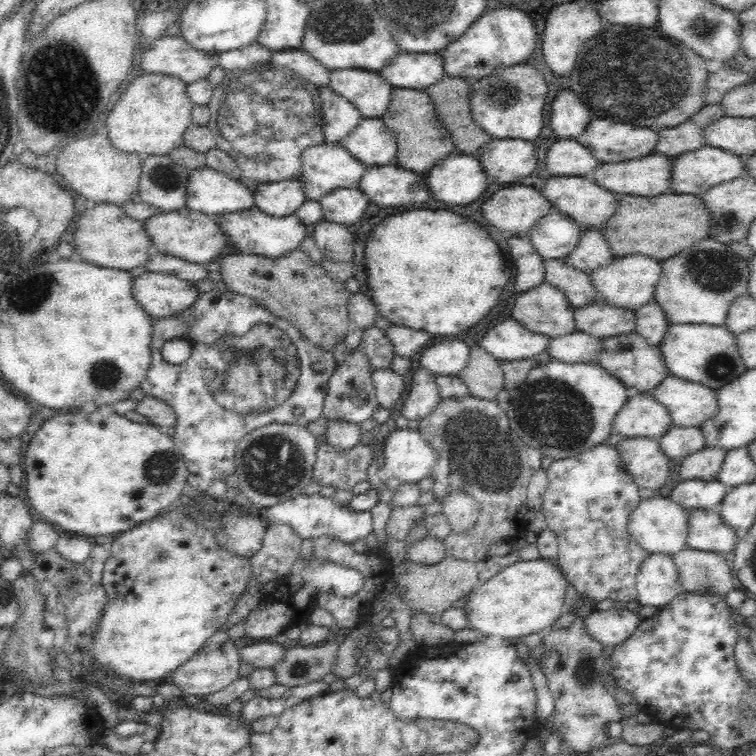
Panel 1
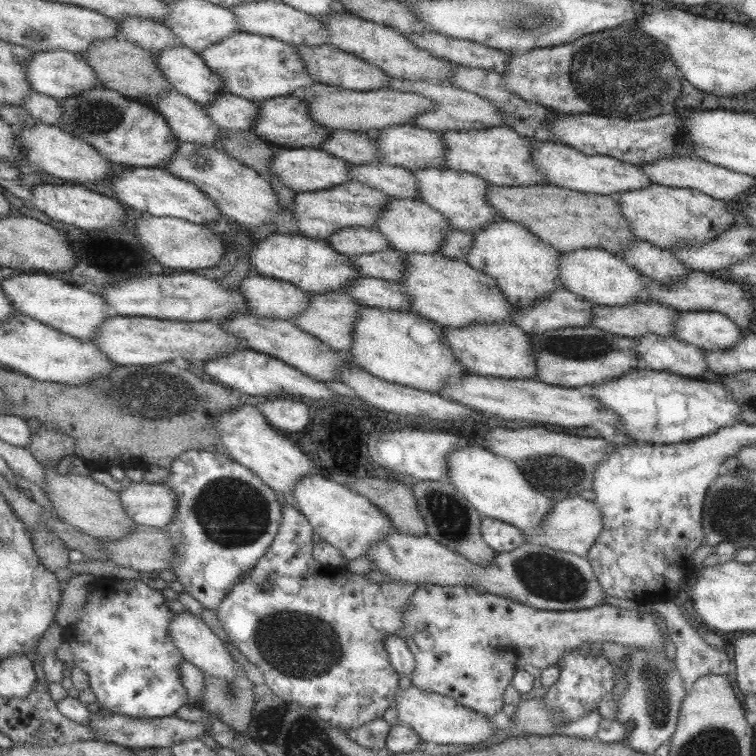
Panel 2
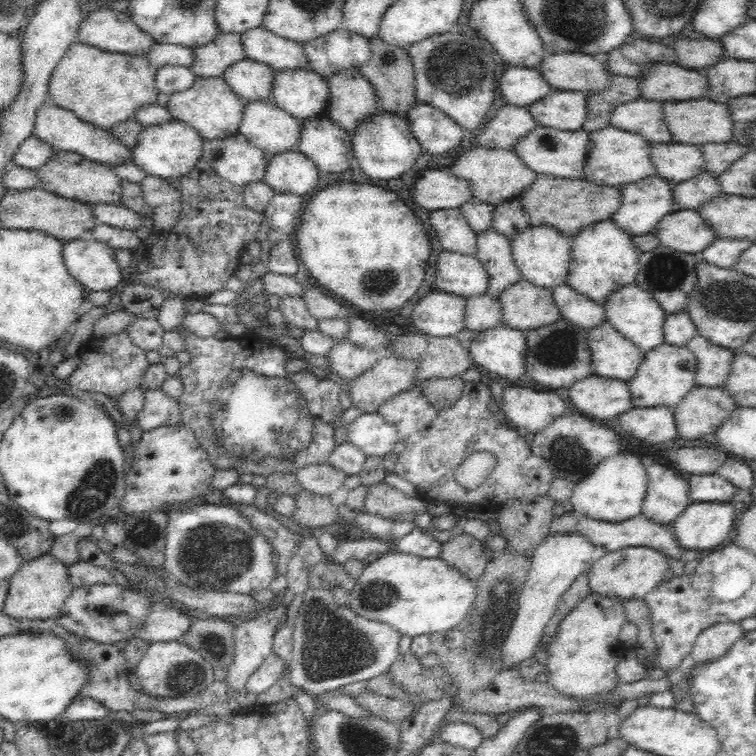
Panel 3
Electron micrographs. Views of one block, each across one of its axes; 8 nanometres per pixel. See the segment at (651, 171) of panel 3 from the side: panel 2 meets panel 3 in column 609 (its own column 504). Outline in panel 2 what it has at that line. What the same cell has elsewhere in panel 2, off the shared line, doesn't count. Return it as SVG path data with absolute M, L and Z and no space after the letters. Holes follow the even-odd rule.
M489 126L489 128L473 128L473 130L447 130L441 132L445 142L445 168L455 172L469 172L473 176L483 178L491 186L529 186L529 184L545 184L547 178L535 168L529 142L531 138L513 132L507 126Z

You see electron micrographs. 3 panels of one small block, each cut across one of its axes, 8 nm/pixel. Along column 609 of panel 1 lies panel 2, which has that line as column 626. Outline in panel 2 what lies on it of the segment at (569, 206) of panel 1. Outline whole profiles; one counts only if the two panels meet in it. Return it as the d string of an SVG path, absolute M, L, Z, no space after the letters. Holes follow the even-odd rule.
M651 184L639 190L619 192L615 198L623 216L627 218L627 226L633 238L649 242L651 246L663 250L675 246L677 242L703 244L703 240L711 240L719 236L723 230L735 226L735 212L727 204L693 188L671 188Z

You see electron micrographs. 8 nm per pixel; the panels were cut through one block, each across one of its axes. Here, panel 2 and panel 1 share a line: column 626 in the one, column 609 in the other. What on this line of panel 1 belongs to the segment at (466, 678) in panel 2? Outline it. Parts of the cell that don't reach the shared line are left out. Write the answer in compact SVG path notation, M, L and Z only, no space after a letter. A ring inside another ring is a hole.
M598 610L584 620L584 628L590 638L604 646L624 644L640 626L640 616L630 610Z

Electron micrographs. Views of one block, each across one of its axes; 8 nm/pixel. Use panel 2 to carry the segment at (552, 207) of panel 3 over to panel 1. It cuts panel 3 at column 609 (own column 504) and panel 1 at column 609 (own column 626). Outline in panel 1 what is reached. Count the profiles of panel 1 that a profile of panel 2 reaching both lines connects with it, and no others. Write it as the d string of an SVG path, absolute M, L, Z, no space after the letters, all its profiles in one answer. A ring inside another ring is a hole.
M672 192L650 198L618 196L616 212L606 222L608 224L600 232L612 248L614 256L650 256L658 262L664 262L694 242L708 238L708 228L712 228L710 212L704 206L702 196Z

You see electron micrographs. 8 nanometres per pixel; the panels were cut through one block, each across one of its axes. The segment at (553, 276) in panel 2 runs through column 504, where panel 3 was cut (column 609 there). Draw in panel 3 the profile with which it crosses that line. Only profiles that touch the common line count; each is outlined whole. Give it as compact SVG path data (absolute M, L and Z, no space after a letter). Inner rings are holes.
M600 220L600 224L584 228L578 236L570 240L572 240L572 272L566 278L566 284L578 294L590 298L598 306L604 306L604 302L618 288L636 282L642 252L640 248L634 246L634 238L624 230L620 230L612 220Z

